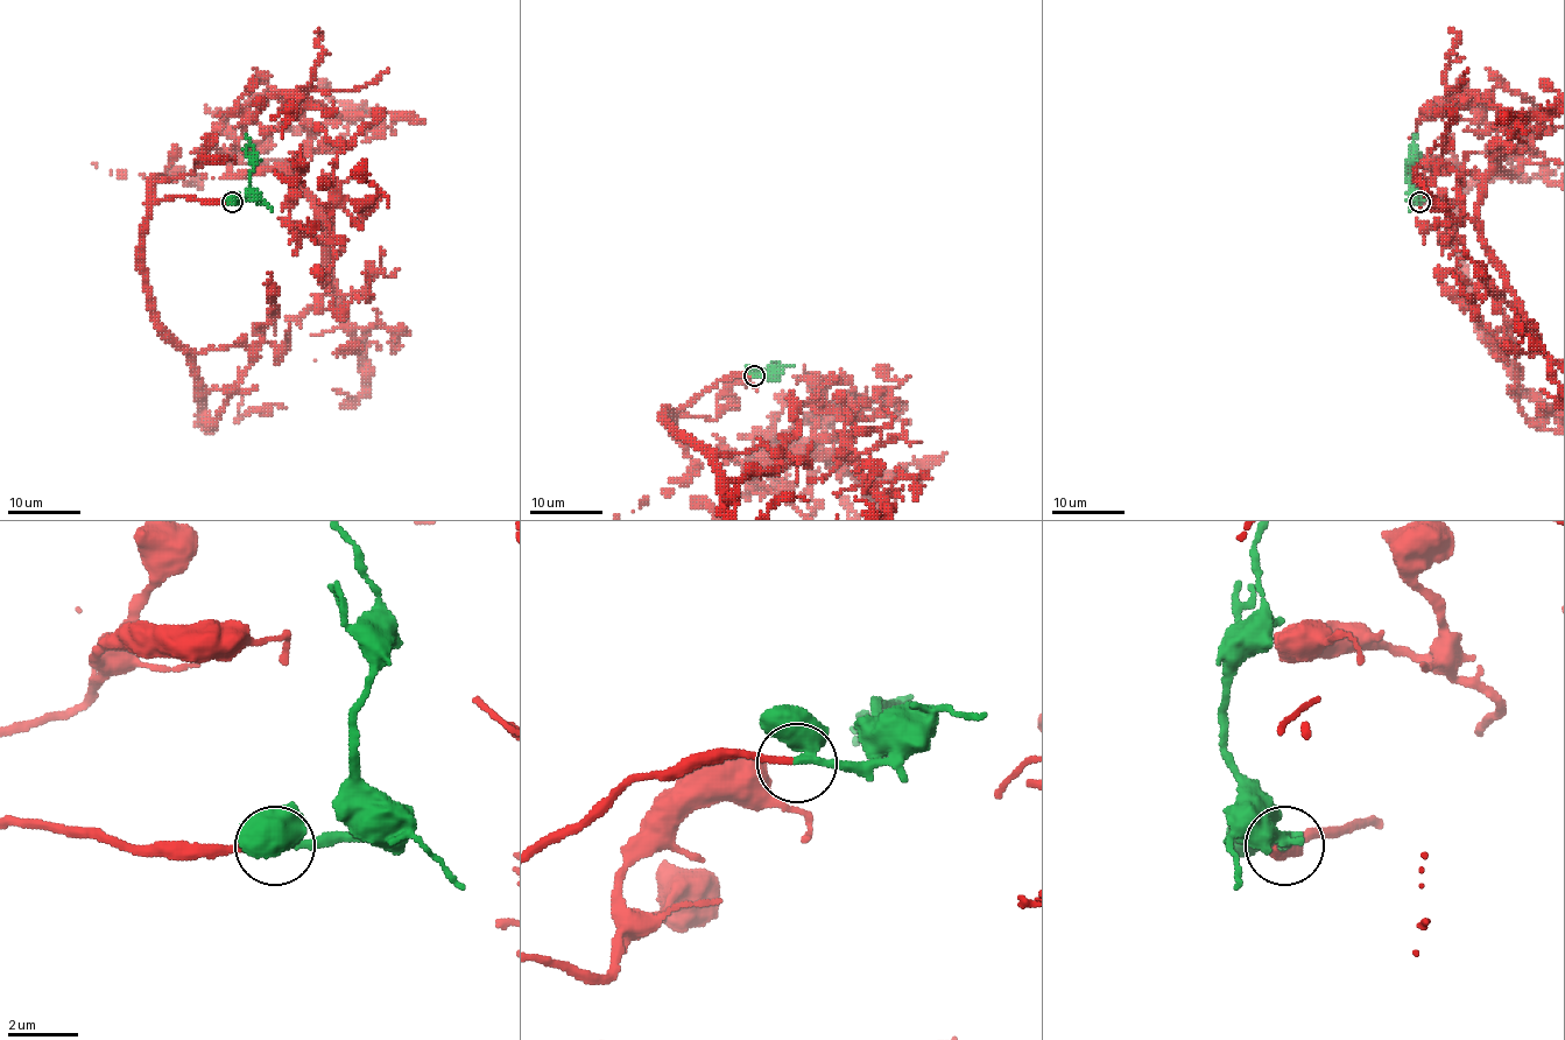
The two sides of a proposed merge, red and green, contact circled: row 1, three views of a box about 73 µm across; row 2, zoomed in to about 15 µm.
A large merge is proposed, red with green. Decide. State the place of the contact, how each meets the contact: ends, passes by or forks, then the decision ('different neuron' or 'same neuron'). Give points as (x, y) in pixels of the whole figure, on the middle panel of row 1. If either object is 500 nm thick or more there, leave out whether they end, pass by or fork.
at (754, 376); red ends there; green passes by; same neuron

